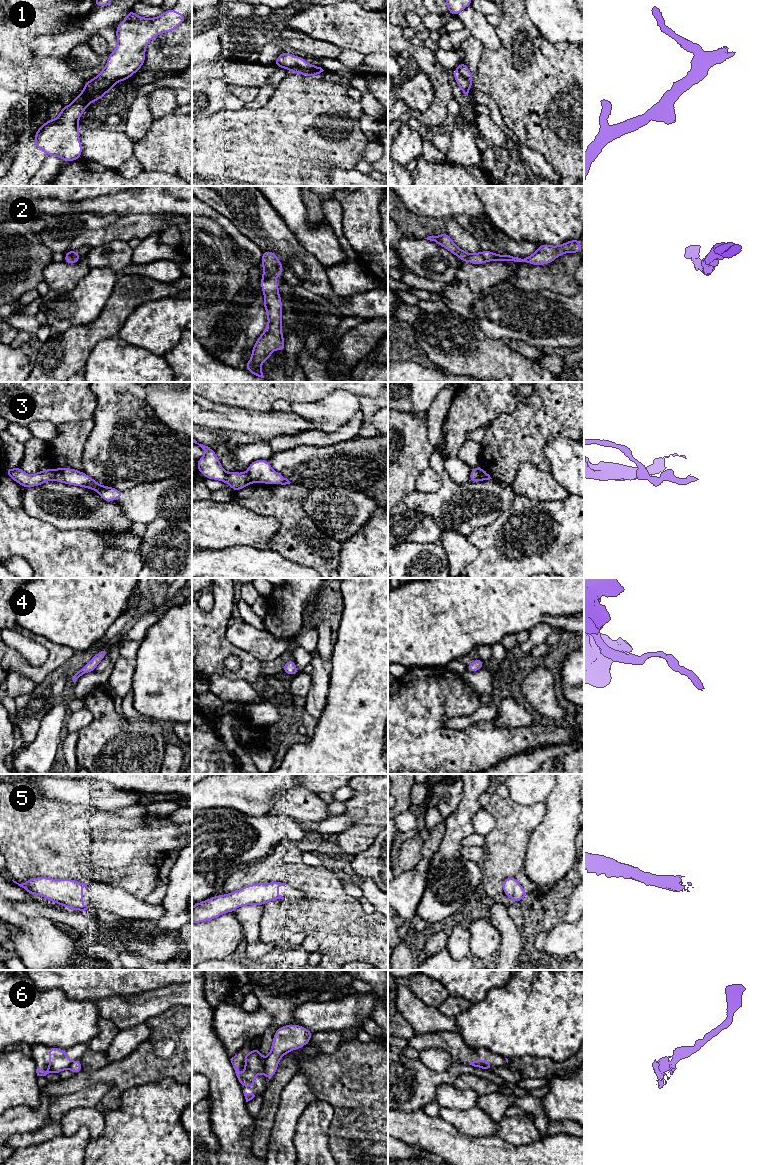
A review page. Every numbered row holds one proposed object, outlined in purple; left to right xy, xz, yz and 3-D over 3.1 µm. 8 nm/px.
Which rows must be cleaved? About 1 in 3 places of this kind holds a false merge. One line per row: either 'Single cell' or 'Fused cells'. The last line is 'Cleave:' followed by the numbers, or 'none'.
1: Single cell
2: Single cell
3: Fused cells
4: Single cell
5: Single cell
6: Fused cells
Cleave: 3, 6

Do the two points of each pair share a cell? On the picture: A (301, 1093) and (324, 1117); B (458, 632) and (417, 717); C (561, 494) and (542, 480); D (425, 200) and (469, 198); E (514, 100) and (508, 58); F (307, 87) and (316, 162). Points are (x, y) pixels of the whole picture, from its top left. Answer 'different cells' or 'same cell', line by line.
A: different cells
B: different cells
C: same cell
D: same cell
E: same cell
F: same cell

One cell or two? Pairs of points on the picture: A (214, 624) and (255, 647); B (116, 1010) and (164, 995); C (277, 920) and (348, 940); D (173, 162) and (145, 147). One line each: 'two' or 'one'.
A: two
B: one
C: one
D: one

